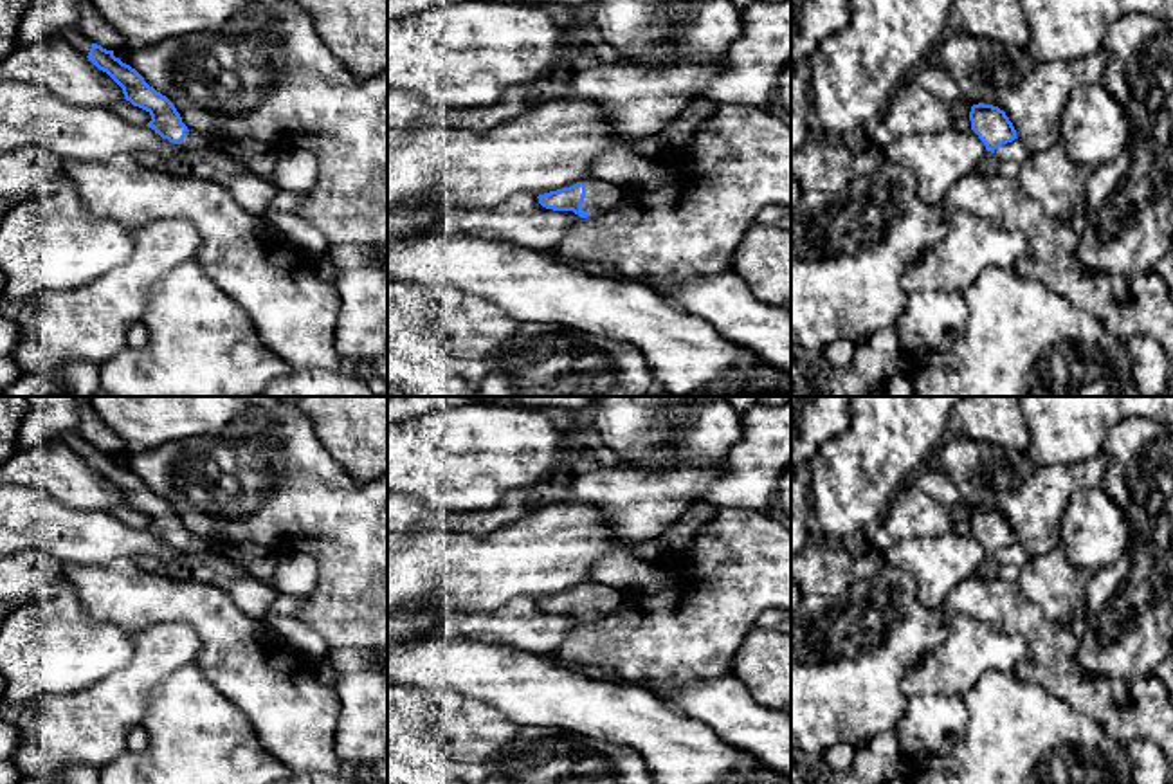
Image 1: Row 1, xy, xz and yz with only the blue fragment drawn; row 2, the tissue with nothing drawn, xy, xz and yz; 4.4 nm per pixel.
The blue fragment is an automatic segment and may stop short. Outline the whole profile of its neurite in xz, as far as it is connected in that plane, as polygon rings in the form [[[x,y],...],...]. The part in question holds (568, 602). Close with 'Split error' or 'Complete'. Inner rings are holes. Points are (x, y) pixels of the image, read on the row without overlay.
[[[589,582],[569,591],[539,598],[539,607],[553,615],[573,615],[580,622],[600,618],[620,607],[625,593],[611,586]]]. Split error

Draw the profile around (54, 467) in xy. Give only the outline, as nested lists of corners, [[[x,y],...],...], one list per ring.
[[[52,440],[32,449],[18,445],[14,454],[0,463],[0,485],[47,492],[65,506],[83,512],[106,512],[114,505],[124,503],[123,492],[63,440]]]

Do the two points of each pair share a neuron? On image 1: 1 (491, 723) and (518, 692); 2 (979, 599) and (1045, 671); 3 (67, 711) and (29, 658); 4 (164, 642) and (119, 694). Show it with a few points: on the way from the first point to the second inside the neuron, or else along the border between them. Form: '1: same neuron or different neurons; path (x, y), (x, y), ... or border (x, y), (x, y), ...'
1: different neurons; border (462, 694), (487, 701), (521, 727)
2: same neuron; path (1002, 606), (1045, 647)
3: different neurons; border (94, 682), (71, 692), (45, 692), (33, 701)
4: same neuron; path (155, 656), (134, 683)

